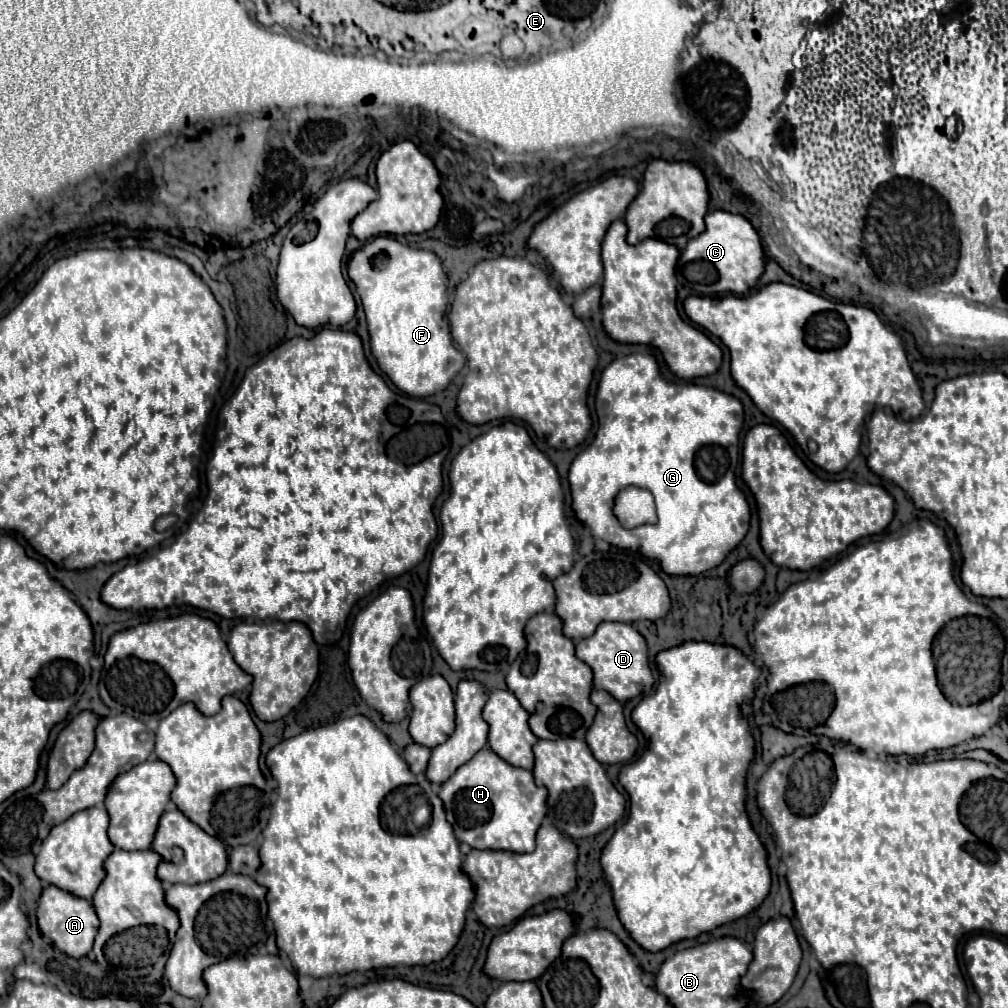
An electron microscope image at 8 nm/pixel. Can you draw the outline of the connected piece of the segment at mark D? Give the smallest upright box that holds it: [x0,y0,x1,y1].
[576,623,654,701]

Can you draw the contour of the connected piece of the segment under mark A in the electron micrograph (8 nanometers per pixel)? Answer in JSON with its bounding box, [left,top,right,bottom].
[38,885,100,959]

